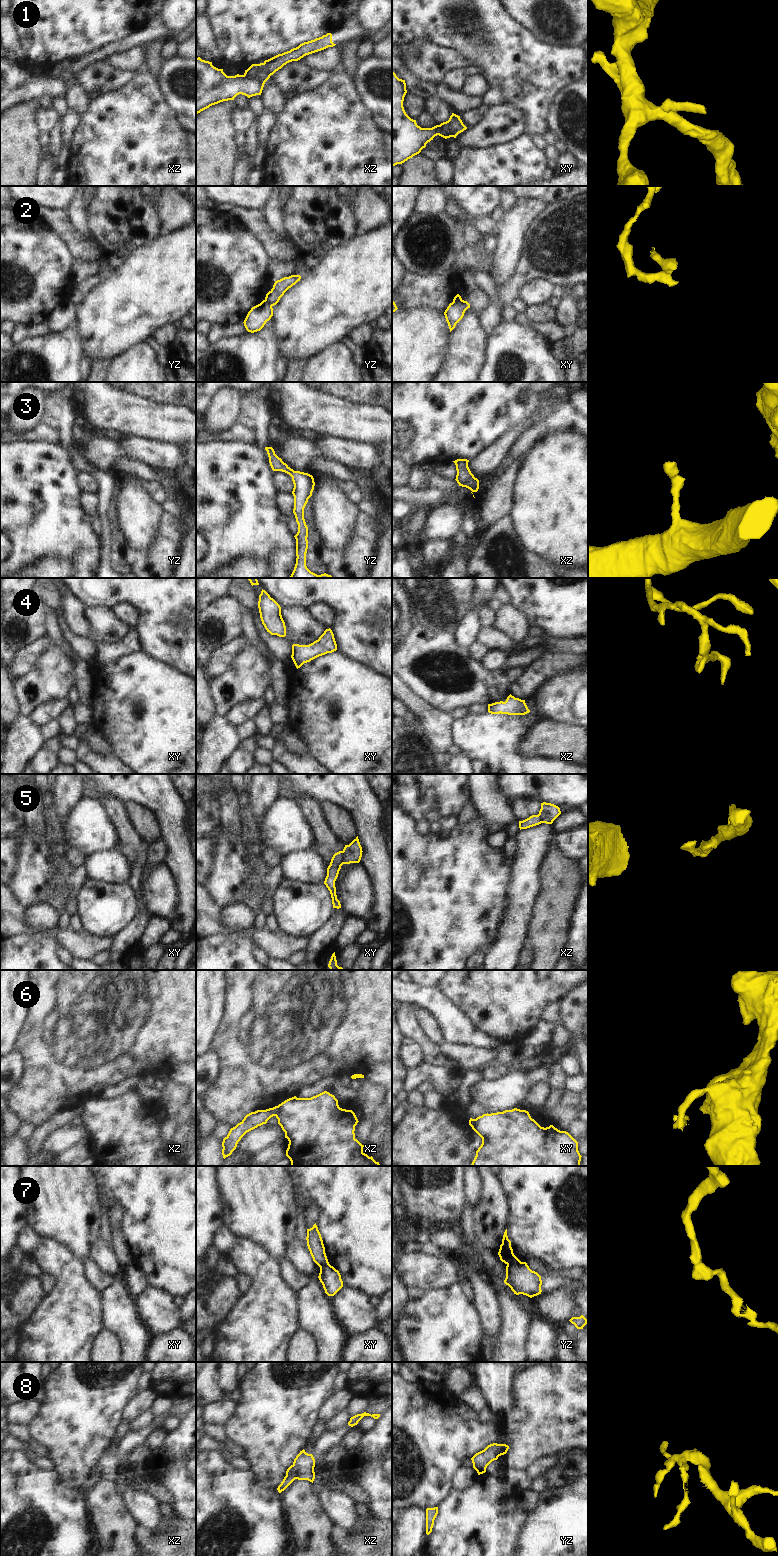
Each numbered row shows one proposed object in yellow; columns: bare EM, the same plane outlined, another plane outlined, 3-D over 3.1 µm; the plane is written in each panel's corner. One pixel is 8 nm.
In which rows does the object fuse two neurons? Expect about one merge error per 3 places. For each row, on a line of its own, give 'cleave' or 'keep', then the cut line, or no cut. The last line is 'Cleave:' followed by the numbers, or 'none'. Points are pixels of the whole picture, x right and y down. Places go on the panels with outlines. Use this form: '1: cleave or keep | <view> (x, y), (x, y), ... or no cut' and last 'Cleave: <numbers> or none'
1: cleave | xz (243, 75), (265, 81)
2: cleave | yz (265, 298), (272, 305)
3: keep | no cut
4: keep | no cut
5: cleave | xy (341, 851), (341, 861), (343, 863)
6: cleave | xz (278, 1106), (278, 1112), (275, 1115)
7: cleave | yz (520, 1261), (514, 1264), (507, 1264)
8: cleave | xz (293, 1464), (296, 1470), (296, 1478)
Cleave: 1, 2, 5, 6, 7, 8

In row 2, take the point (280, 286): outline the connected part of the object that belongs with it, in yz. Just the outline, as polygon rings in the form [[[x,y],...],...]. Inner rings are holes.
[[[291,275],[275,281],[273,288],[266,294],[265,299],[272,305],[276,305],[284,293],[300,281],[300,275]]]

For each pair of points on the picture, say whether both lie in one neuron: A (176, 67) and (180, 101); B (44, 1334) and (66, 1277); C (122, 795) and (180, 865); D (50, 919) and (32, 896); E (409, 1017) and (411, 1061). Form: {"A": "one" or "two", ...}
{"A": "one", "B": "one", "C": "one", "D": "two", "E": "two"}

